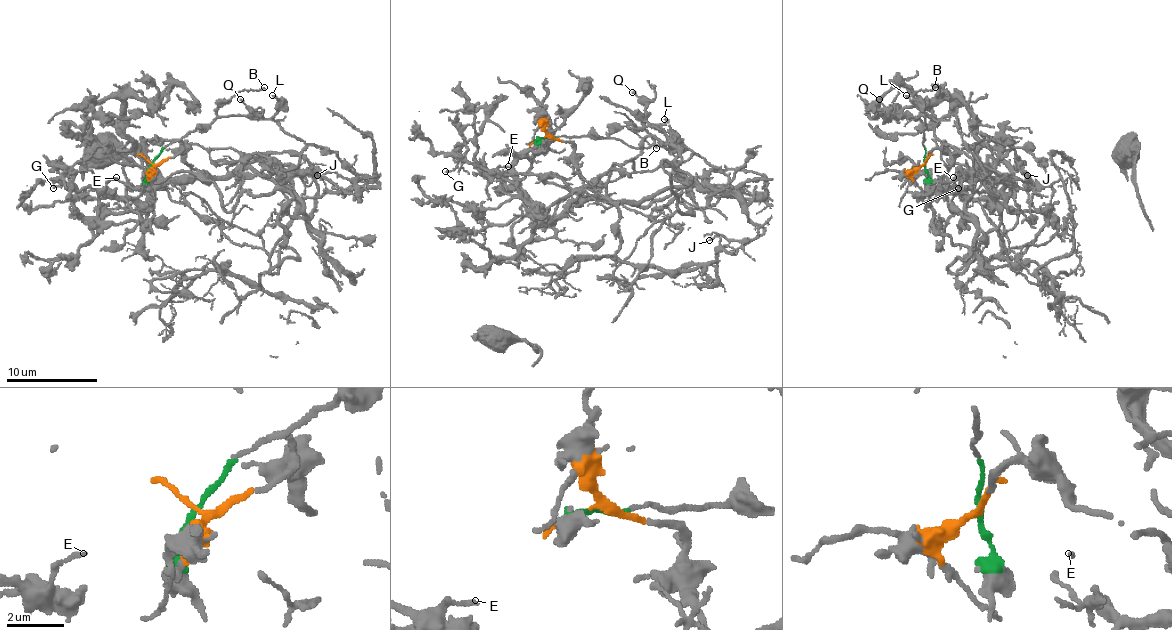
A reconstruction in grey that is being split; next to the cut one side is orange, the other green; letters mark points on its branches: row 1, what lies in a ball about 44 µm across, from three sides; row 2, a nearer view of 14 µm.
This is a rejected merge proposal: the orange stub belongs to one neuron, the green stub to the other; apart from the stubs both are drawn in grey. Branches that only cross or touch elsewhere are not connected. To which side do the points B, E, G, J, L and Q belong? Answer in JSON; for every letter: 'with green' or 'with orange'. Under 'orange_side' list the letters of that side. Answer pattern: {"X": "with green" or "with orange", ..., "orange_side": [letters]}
{"B": "with green", "E": "with orange", "G": "with orange", "J": "with green", "L": "with green", "Q": "with green", "orange_side": ["E", "G"]}

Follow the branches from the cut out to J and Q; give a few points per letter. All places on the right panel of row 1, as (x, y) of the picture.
J: (924, 164), (926, 116), (935, 116), (935, 135), (944, 144), (1001, 173), (1026, 180), (1022, 173), (1026, 176)
Q: (924, 164), (926, 116), (935, 119), (896, 116), (878, 98)

